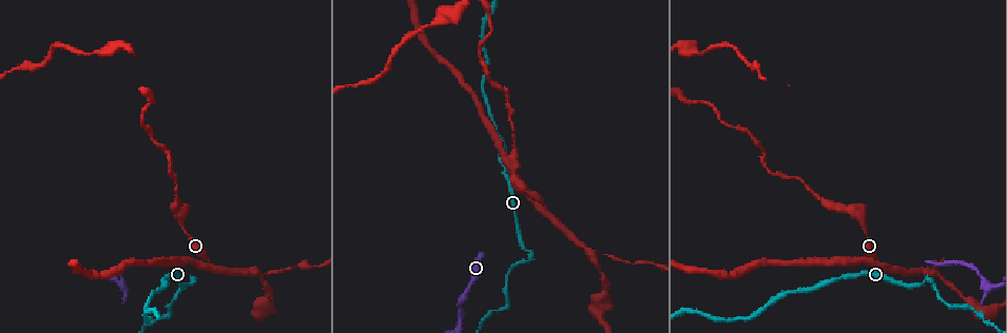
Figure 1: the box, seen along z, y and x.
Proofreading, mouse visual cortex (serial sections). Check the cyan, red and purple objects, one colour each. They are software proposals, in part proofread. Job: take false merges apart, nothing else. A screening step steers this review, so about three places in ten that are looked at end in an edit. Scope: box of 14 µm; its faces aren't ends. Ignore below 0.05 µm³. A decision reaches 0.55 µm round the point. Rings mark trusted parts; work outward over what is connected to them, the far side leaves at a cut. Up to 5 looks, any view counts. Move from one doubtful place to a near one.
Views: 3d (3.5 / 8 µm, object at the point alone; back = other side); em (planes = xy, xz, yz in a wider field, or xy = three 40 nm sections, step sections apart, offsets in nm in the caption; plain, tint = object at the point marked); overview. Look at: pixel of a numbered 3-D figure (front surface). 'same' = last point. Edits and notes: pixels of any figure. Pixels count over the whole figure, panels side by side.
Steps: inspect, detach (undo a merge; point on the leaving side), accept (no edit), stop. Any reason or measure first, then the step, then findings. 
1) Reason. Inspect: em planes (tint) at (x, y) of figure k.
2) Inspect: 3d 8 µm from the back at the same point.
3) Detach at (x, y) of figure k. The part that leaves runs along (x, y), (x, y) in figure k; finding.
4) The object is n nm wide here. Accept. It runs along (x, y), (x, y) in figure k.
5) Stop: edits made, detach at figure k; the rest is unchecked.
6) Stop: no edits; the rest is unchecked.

Two arms in line, one across. Inspect: 3d 3.5 µm at (206, 265) of figure 1.

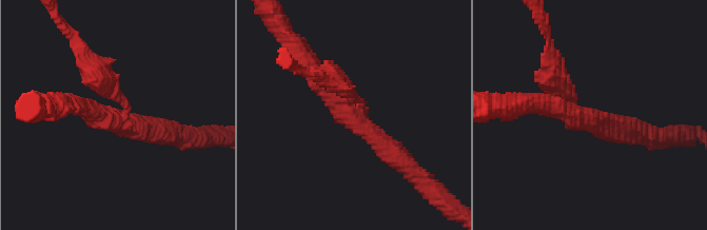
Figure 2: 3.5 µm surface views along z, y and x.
Now the EM. Inspect: em xy step 5 (tint) at (580, 119) of figure 2.

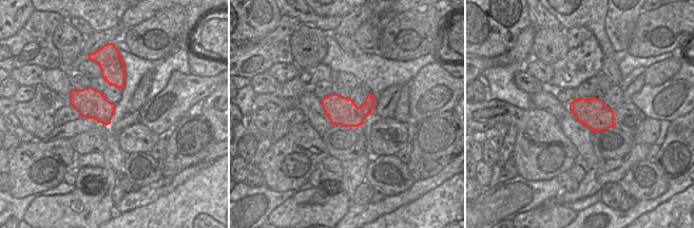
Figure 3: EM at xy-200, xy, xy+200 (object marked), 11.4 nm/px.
The arms are 300, 300, 300 nm wide. Detach at (555, 109) of figure 2. The part that leaves runs along (582, 120), (550, 104), (509, 108) in figure 2; two cells meet here.

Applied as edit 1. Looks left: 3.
Redraw. Inspect: overview.

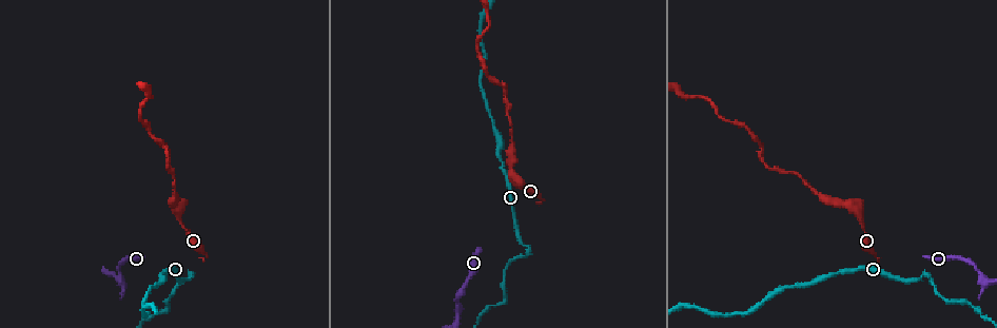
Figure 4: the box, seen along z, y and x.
Inspect: 3d 3.5 µm from the back at (927, 275) of figure 4.

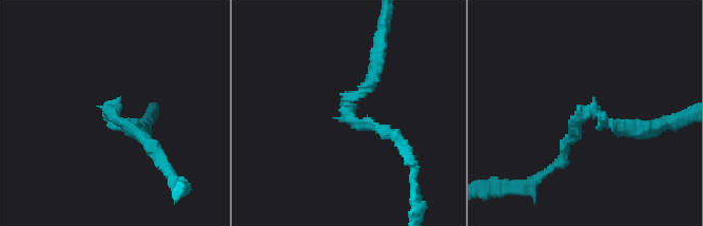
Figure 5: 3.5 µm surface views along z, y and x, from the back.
The arms are 150, 200 nm wide; now the EM. Inspect: em xy step 5 (tint) at (349, 114) of figure 5.

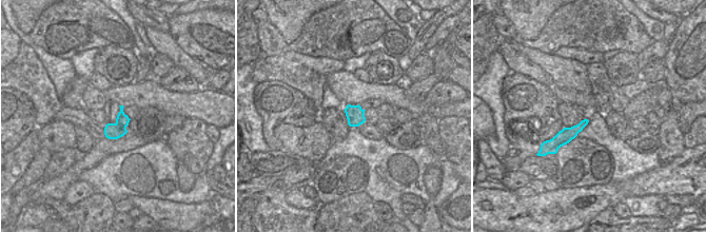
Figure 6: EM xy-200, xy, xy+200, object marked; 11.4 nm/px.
The object is 220 nm wide here. Detach at (564, 150) of figure 5. The part that leaves runs along (601, 119), (585, 113), (574, 123), (552, 168) in figure 5; a second cell is stuck on.

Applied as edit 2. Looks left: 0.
Stop: edits made, detach at figure 2, detach at figure 5; the rest is unchecked.

